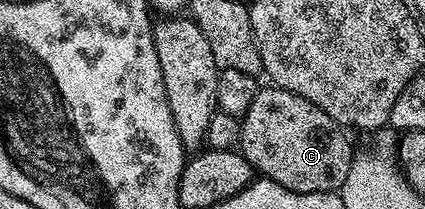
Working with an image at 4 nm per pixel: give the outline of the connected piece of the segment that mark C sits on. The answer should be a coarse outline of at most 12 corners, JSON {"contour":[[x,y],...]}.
{"contour":[[287,89],[258,90],[241,155],[295,193],[340,192],[343,127]]}

